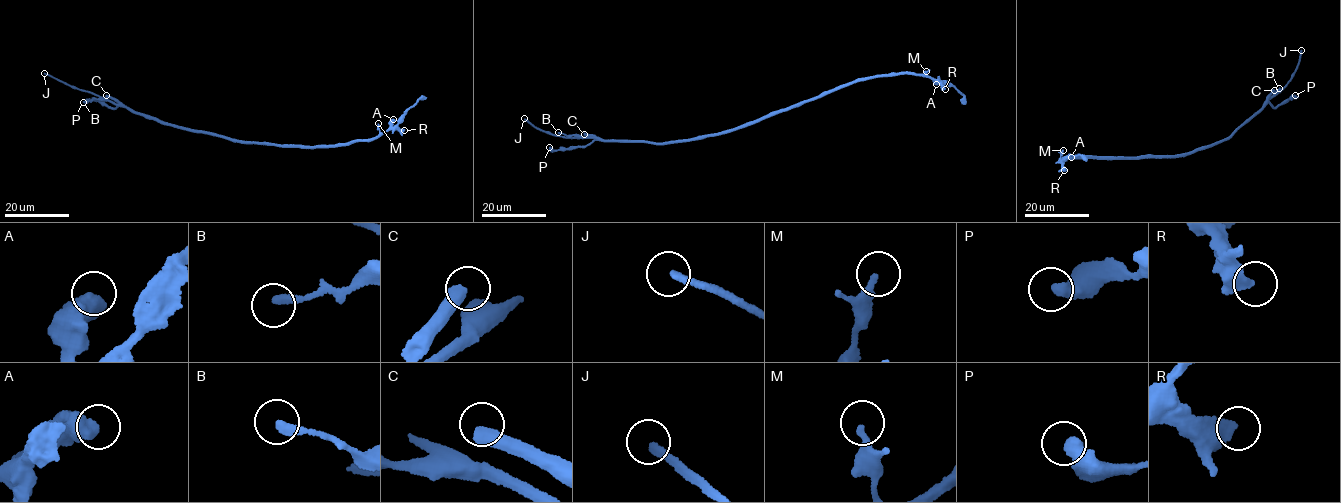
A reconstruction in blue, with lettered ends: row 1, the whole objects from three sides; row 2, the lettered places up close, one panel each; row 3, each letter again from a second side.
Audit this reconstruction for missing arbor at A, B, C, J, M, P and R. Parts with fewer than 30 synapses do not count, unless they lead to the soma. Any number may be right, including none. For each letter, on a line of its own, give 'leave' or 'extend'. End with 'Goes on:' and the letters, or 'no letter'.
A: leave
B: leave
C: extend
J: leave
M: leave
P: leave
R: leave
Goes on: C

